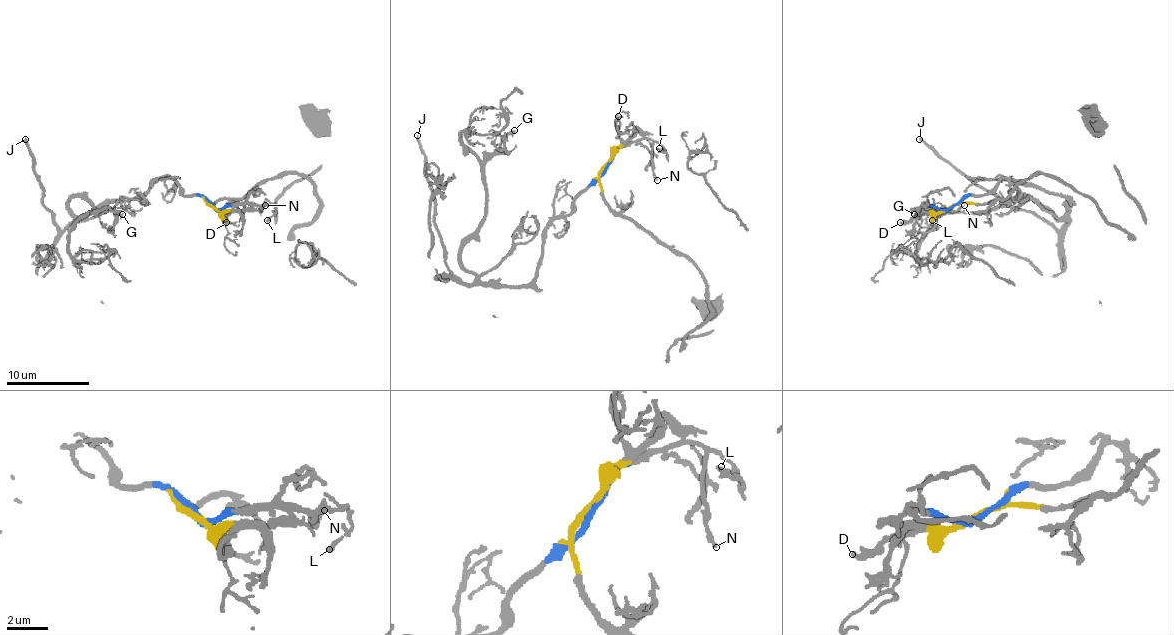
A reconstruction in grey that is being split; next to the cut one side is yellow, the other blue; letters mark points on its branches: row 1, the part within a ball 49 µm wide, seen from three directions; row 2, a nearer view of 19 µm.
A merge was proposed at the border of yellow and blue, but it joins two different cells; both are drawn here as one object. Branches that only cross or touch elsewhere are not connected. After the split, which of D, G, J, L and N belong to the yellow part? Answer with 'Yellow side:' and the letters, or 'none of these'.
Yellow side: D

